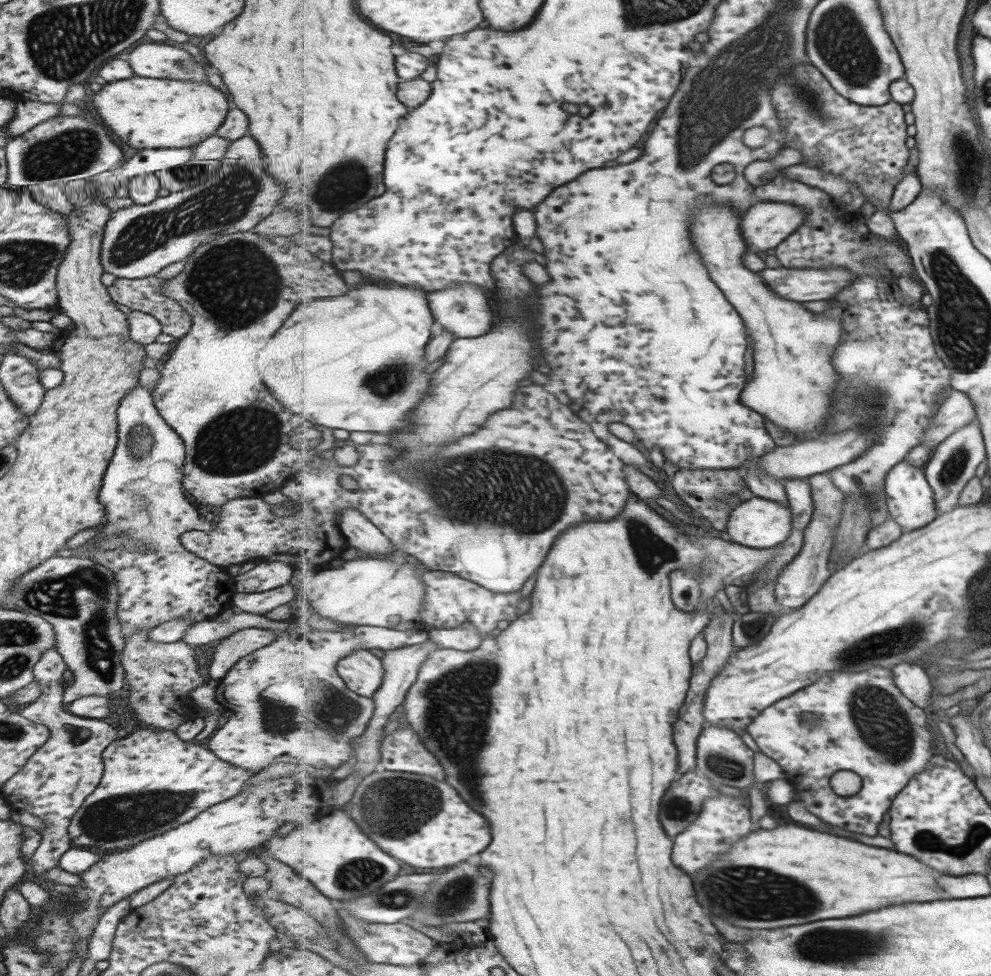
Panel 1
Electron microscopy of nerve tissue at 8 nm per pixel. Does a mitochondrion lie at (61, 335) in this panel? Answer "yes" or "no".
no

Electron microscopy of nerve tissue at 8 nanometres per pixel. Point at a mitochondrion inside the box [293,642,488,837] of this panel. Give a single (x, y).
(336, 712)

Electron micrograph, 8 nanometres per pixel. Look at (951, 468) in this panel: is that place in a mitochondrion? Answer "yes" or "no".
yes

